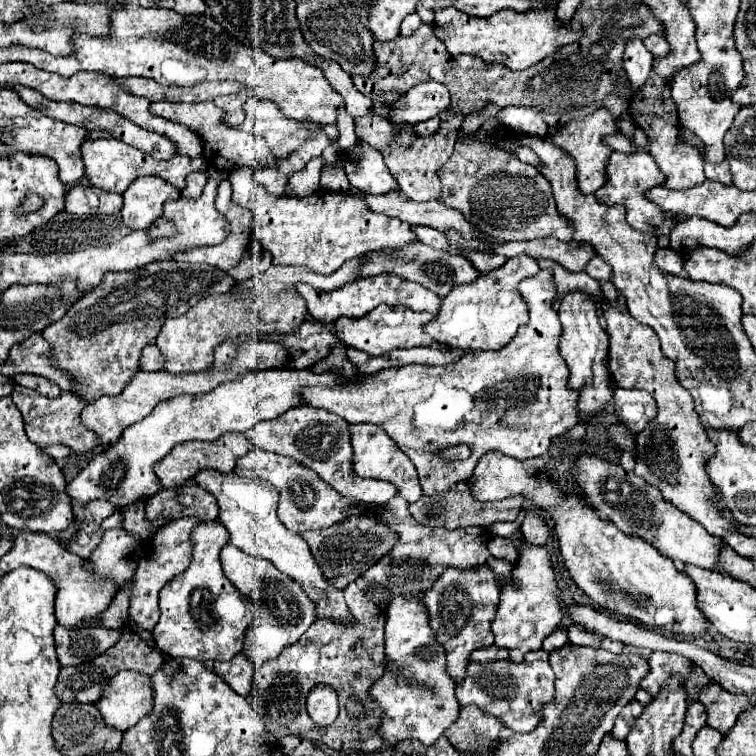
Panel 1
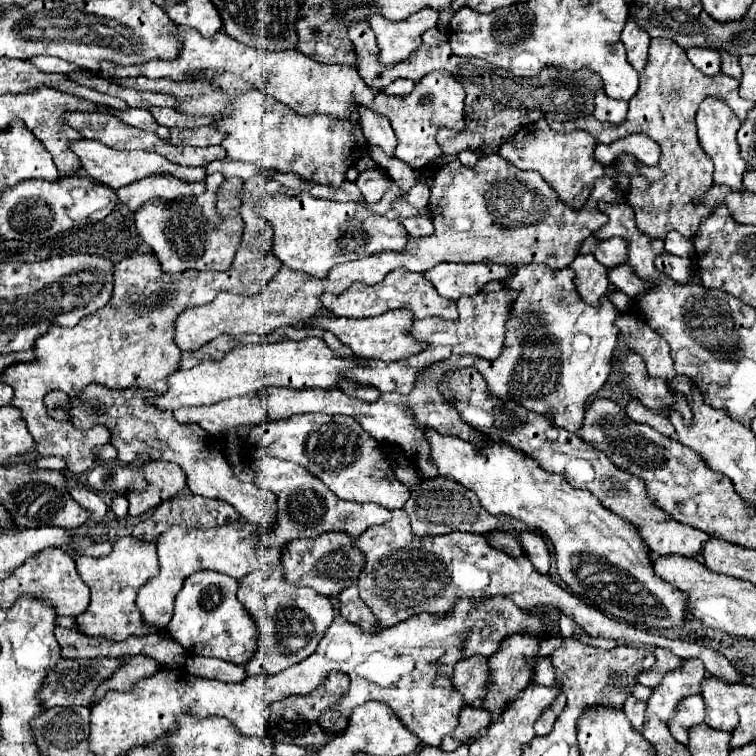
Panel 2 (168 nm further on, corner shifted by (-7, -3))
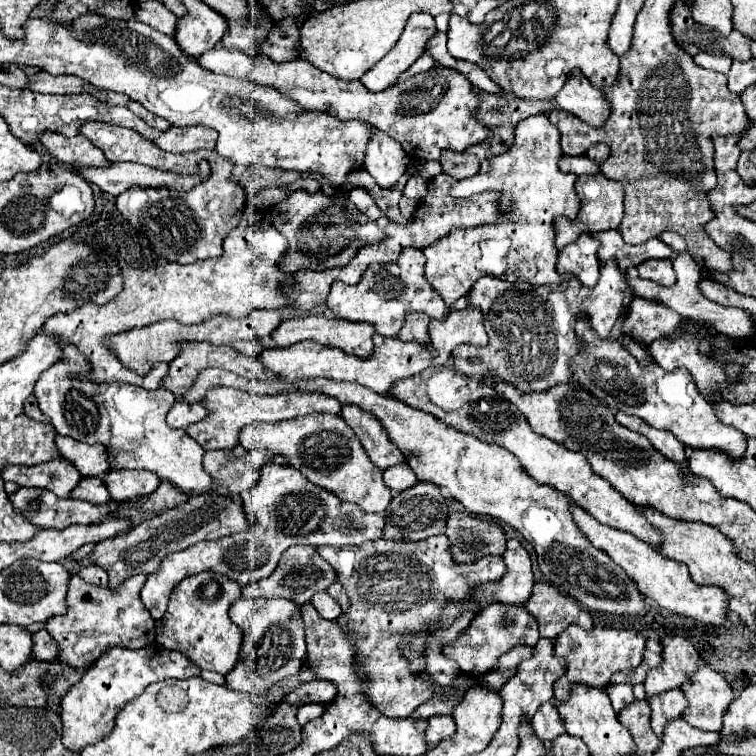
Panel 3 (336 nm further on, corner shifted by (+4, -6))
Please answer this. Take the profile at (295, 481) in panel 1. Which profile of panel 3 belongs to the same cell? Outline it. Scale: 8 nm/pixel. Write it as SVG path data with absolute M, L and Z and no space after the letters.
M269 461L269 463L265 463L261 467L257 483L251 489L247 489L241 497L245 499L247 517L249 517L249 523L251 523L249 531L227 535L227 537L221 537L221 539L215 539L215 541L199 541L197 545L191 545L191 547L187 547L183 551L169 553L161 561L159 569L147 577L147 583L141 589L141 601L143 601L143 605L147 607L147 611L151 613L151 617L155 621L159 621L165 615L167 601L169 601L169 595L171 595L173 587L181 579L185 579L189 575L195 575L195 573L201 573L201 571L221 571L231 581L245 587L245 585L251 585L251 583L255 583L259 579L269 577L275 571L281 553L291 545L299 545L299 543L317 545L317 547L319 545L361 545L365 541L379 539L381 533L383 533L383 527L385 527L385 521L383 521L381 515L365 513L359 505L345 503L337 495L309 483L297 469L293 469L289 465L273 463L273 461Z

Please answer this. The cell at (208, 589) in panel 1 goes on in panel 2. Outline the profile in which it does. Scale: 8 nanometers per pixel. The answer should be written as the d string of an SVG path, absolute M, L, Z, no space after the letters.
M194 572L188 576L182 592L176 596L174 616L166 628L170 638L184 646L184 650L196 648L198 656L212 656L244 666L252 658L258 638L252 616L236 598L236 588L236 578L220 572Z

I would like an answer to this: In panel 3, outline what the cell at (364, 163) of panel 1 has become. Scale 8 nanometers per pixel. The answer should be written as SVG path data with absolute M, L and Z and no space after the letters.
M353 187L353 189L349 191L349 201L351 201L363 215L367 215L369 219L379 219L379 217L381 217L381 211L379 211L379 207L375 205L373 197L367 193L367 189L363 189L363 187Z

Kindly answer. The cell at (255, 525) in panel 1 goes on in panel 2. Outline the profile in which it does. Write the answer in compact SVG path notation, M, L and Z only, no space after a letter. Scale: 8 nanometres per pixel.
M88 384L80 396L68 400L68 418L78 428L92 428L98 424L106 426L112 434L110 444L118 450L118 460L124 464L138 460L176 462L184 470L186 486L192 494L224 500L232 504L246 522L252 522L258 532L270 530L276 516L276 496L252 482L244 484L236 480L228 460L220 452L222 448L208 432L204 432L200 426L178 424L170 410L156 410L156 406L150 406L150 396L156 396L156 392L140 390L138 386L128 390L112 390L106 386Z

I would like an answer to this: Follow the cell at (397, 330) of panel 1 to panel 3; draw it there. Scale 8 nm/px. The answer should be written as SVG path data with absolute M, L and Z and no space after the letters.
M309 315L309 317L295 317L295 319L285 319L273 333L271 339L275 341L277 347L289 347L293 343L305 341L305 339L313 339L321 345L327 347L339 347L349 355L355 357L371 357L373 353L373 335L375 335L375 327L369 323L353 323L353 321L345 321L345 319L327 319L323 315Z

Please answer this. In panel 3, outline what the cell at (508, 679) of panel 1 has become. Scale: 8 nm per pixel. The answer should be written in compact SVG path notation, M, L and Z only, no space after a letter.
M543 703L537 713L531 719L531 729L533 733L543 741L543 743L551 743L555 737L565 733L563 721L557 713L557 707L553 703Z

